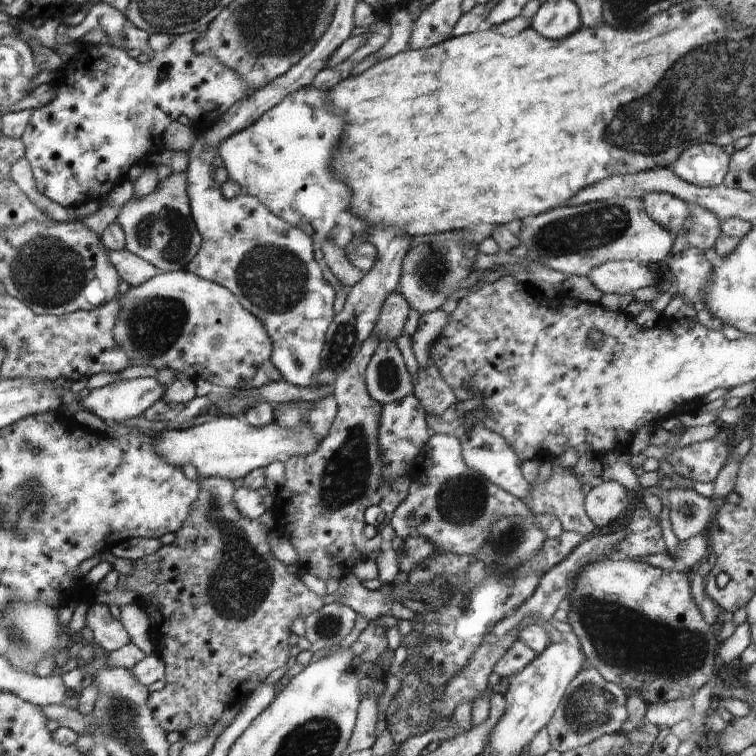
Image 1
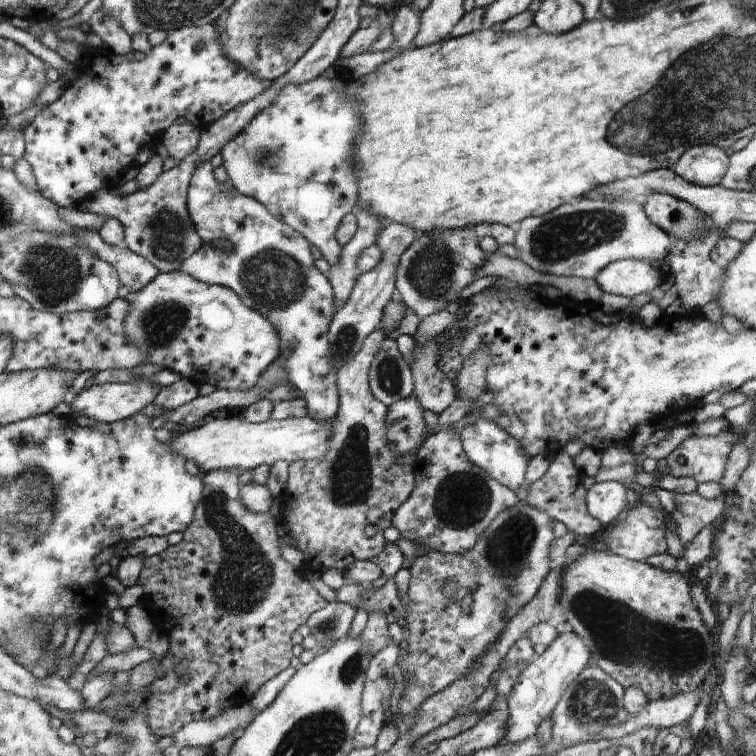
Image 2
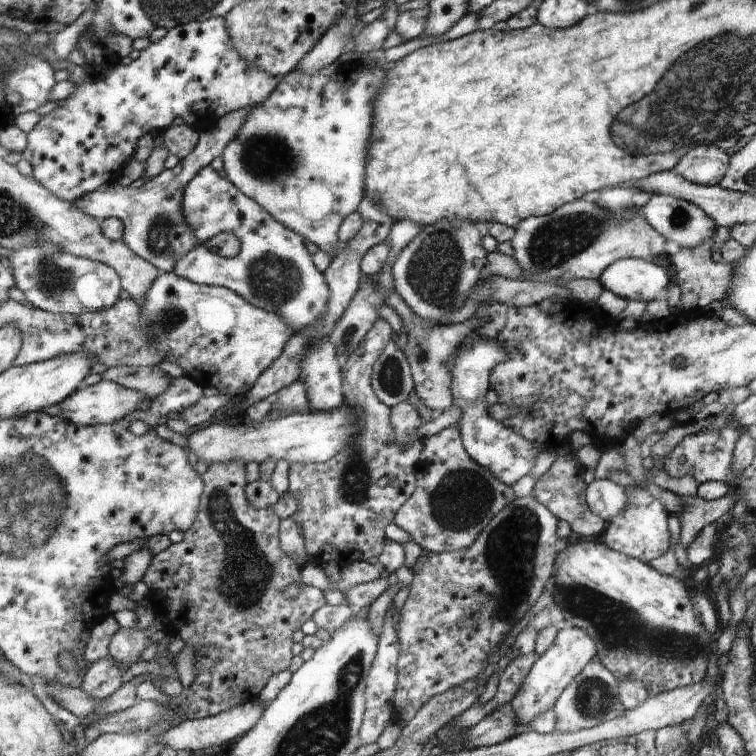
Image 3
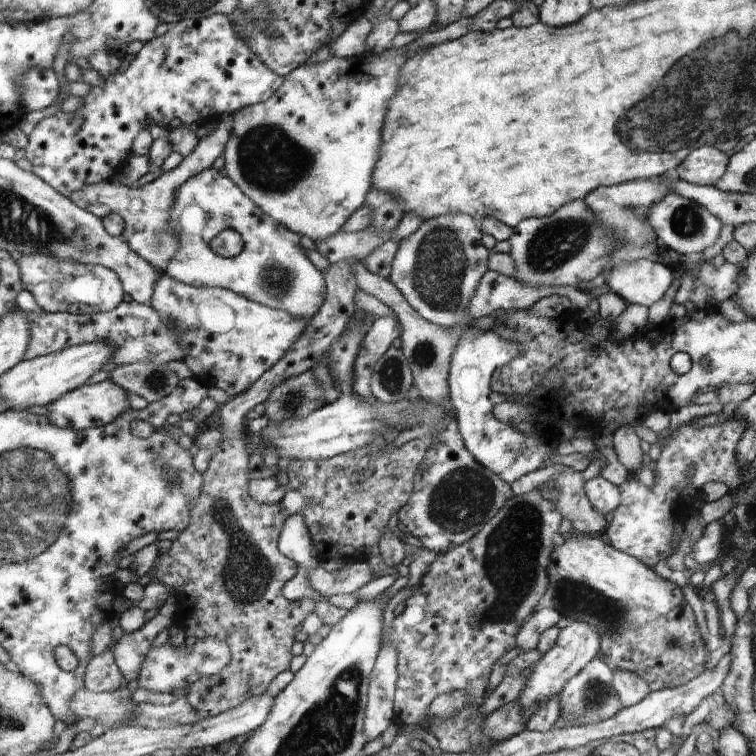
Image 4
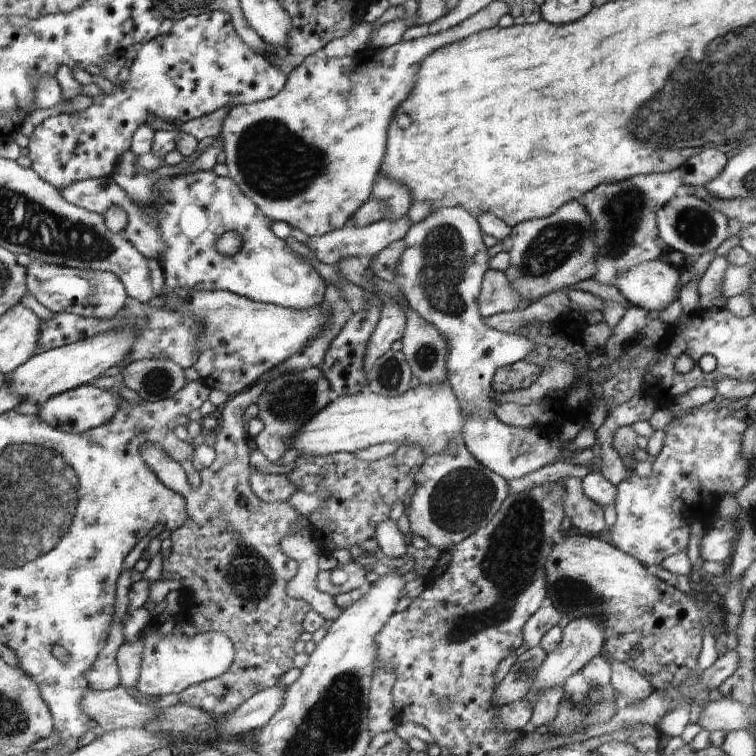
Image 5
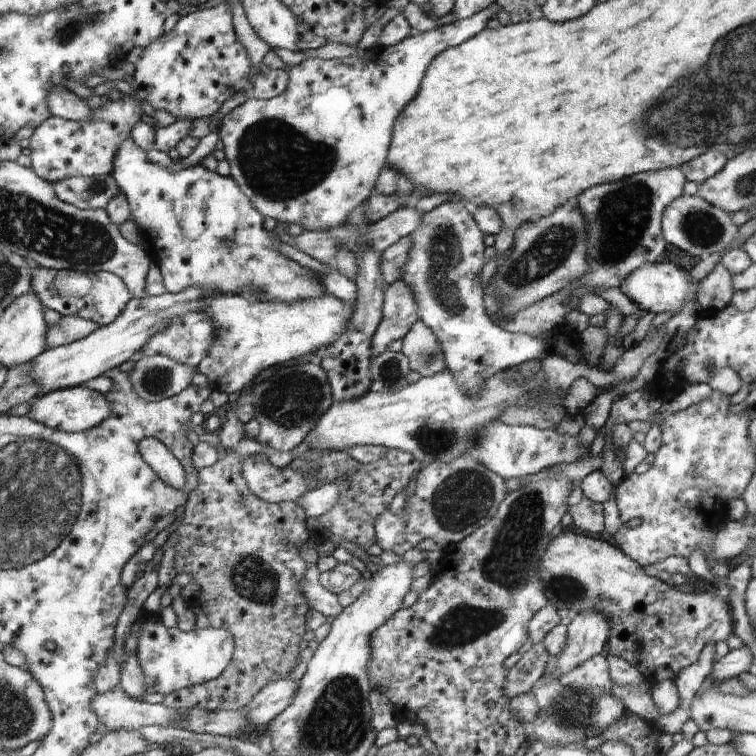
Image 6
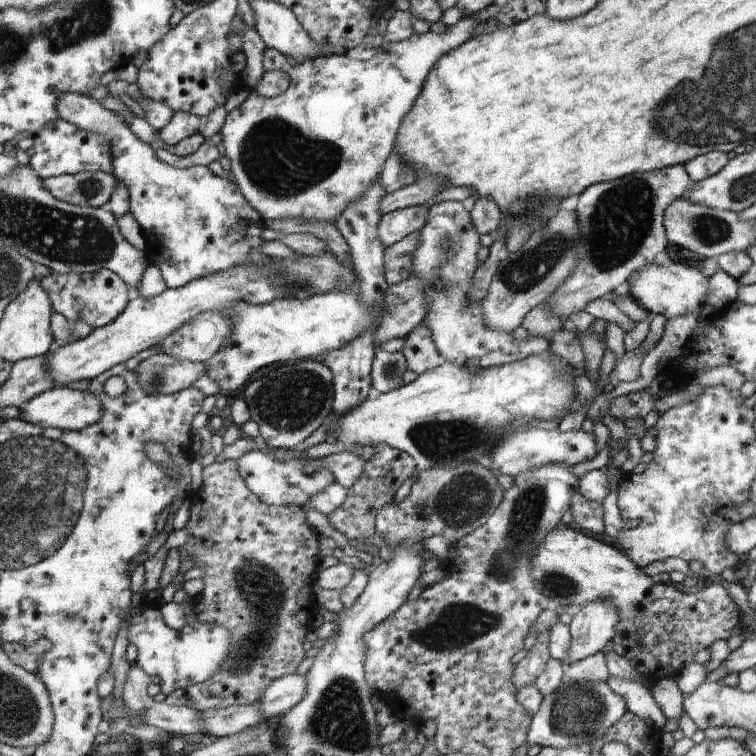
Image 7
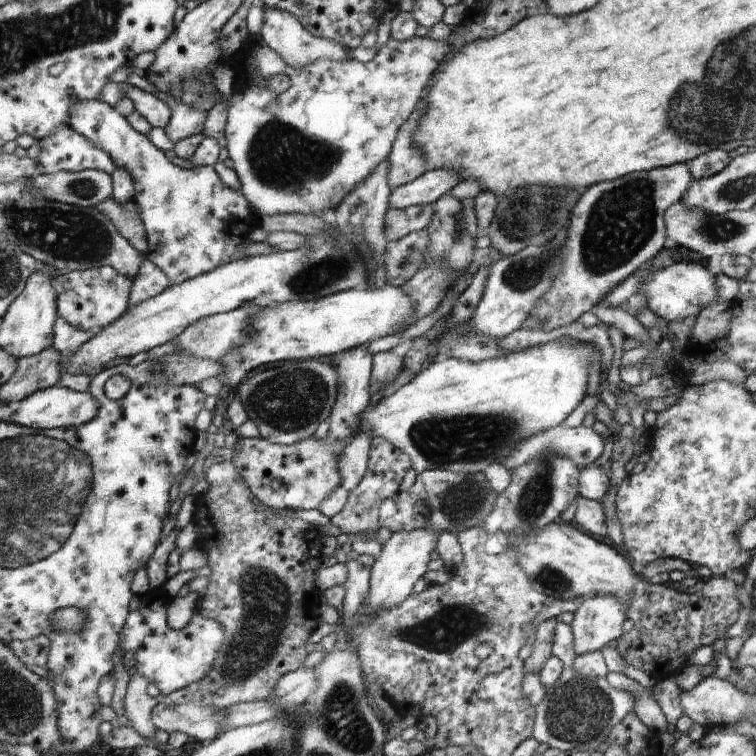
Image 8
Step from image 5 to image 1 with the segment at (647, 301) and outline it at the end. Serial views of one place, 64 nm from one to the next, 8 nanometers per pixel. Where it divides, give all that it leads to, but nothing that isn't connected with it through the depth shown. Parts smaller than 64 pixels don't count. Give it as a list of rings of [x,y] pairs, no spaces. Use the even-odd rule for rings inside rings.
[[[610,261],[596,266],[587,276],[600,292],[633,295],[646,286],[654,287],[656,276],[646,265],[634,261]]]

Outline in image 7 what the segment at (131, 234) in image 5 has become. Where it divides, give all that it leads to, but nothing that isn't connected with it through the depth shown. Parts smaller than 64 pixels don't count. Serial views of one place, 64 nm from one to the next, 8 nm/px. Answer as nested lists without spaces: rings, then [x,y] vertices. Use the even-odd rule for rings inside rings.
[[[81,172],[45,178],[42,184],[62,202],[98,208],[108,205],[117,188],[117,179],[112,173]]]

